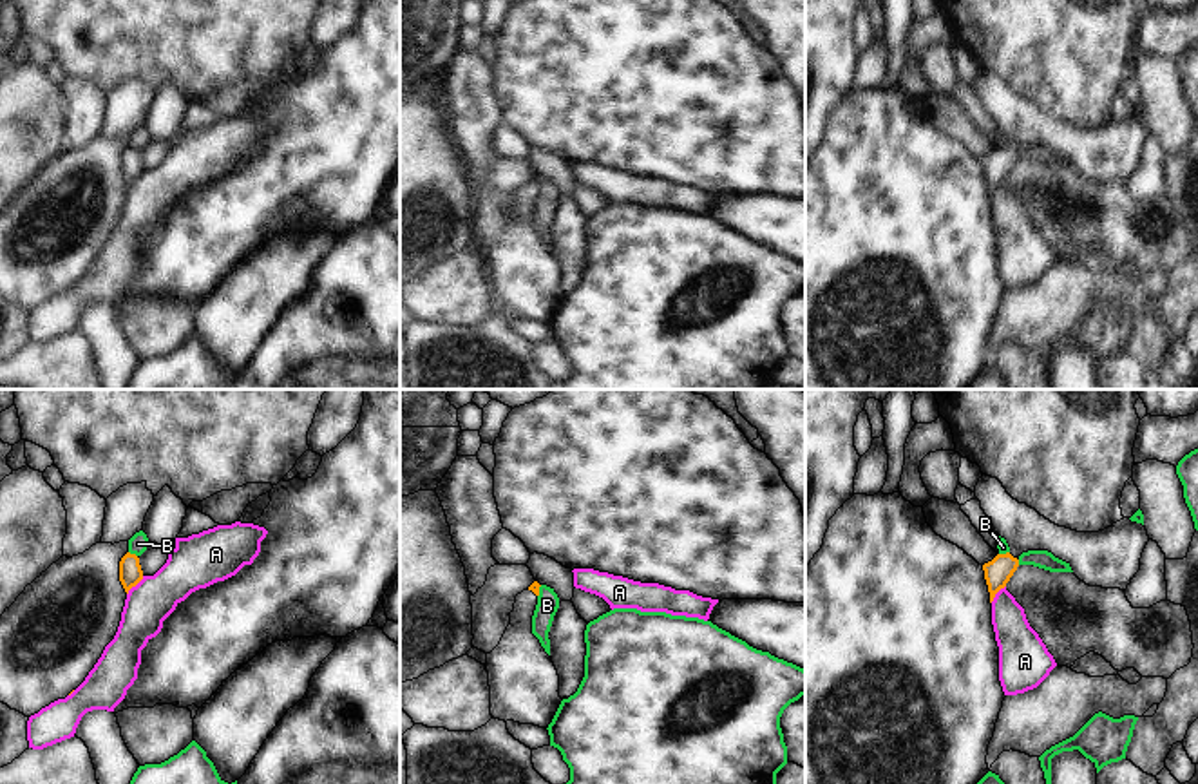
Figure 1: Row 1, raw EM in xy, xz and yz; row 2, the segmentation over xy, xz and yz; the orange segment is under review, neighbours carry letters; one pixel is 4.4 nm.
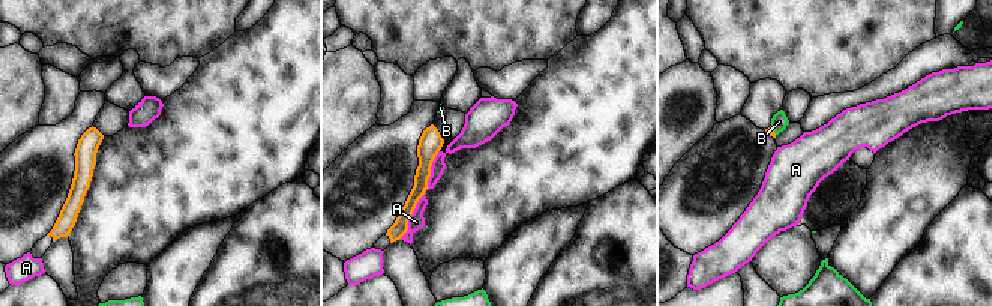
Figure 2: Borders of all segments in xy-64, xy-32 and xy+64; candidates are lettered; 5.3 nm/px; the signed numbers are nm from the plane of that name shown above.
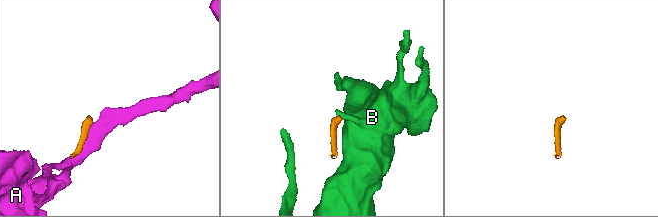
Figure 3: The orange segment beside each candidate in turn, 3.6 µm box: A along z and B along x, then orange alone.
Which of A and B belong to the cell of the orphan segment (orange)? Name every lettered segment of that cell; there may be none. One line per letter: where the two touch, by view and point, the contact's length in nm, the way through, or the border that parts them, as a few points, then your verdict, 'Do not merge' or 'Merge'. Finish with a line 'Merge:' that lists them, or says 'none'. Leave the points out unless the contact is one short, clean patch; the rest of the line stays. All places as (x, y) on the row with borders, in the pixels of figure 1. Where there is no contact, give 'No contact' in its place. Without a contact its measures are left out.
A: Touches orange at xy (134, 585). Shared border 120 nm. Do not merge
B: Touches orange at xy (133, 554). Shared border 50 nm. Boundary: xy (129, 551), (136, 556). Do not merge
Merge: none.

